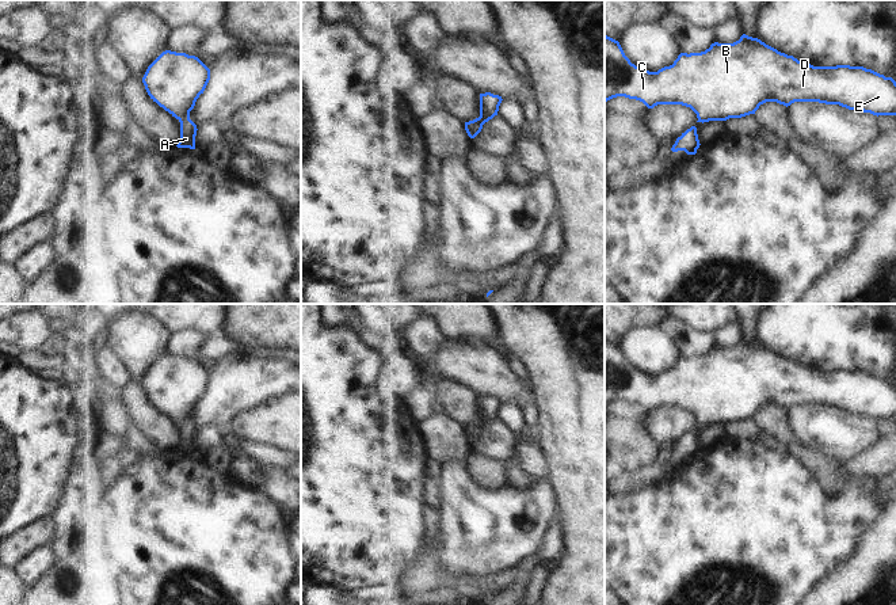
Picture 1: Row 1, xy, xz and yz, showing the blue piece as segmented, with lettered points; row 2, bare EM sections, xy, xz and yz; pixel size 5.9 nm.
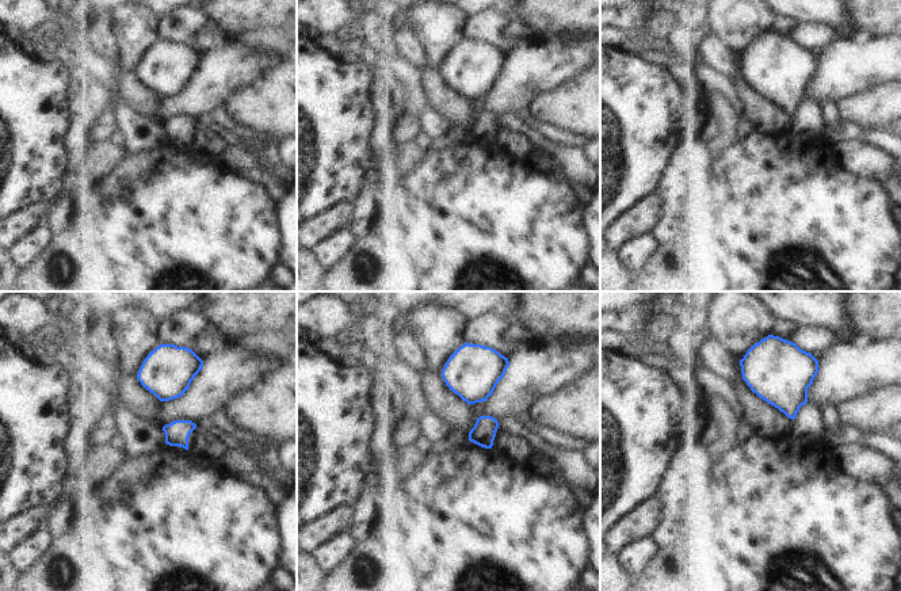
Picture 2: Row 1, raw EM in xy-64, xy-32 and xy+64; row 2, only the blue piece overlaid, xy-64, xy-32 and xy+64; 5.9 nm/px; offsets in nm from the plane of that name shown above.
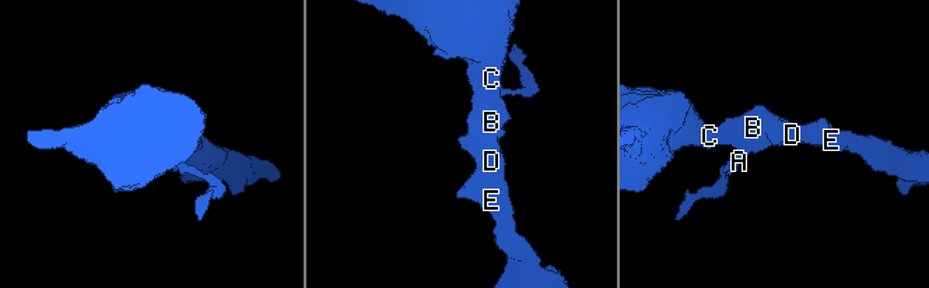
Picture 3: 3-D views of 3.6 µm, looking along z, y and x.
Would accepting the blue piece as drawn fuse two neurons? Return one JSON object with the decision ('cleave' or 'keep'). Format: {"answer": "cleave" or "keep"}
{"answer": "keep"}

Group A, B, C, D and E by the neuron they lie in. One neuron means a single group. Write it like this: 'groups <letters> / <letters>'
groups A B C D E

